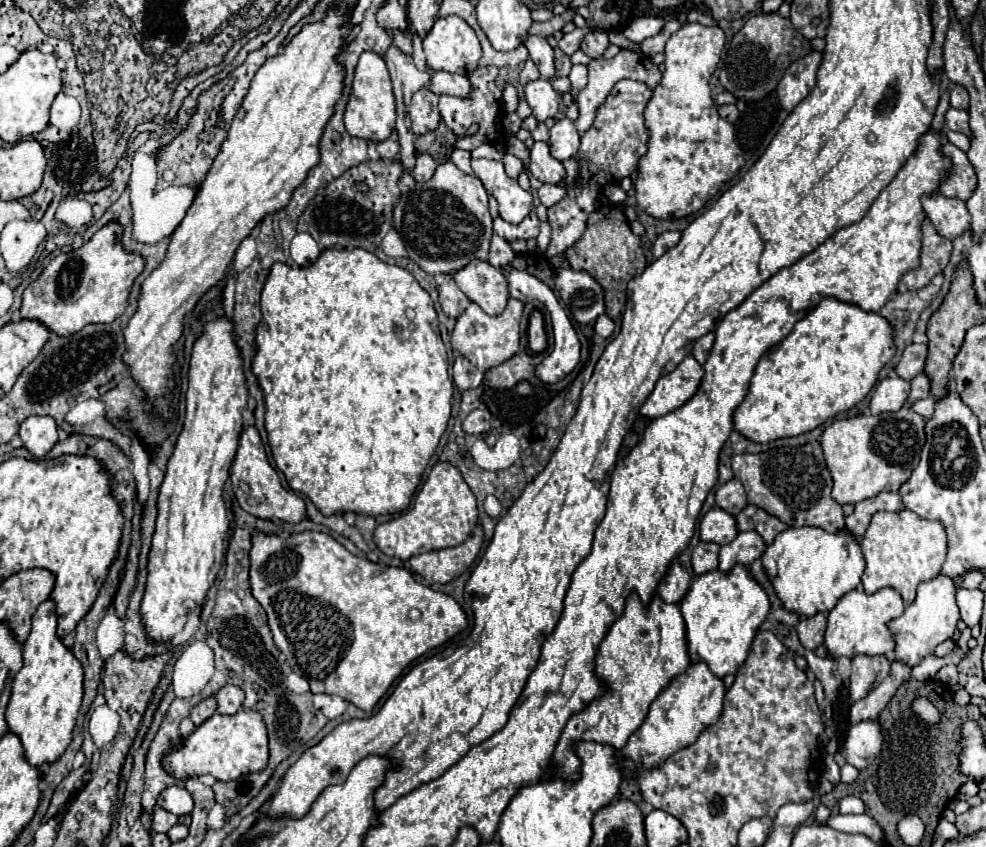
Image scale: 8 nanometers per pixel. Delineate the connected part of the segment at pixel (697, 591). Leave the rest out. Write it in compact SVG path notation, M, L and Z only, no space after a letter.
M736 564L728 572L712 570L698 576L680 602L680 610L686 622L690 660L708 662L710 670L720 678L724 678L726 674L734 674L744 664L748 646L752 646L752 638L756 636L760 622L768 618L770 608L772 606L768 594L752 578L748 566Z

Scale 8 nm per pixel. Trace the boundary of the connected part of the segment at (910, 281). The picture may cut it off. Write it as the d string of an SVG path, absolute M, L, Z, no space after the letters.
M928 218L922 222L922 252L920 252L920 266L914 270L908 270L904 274L904 282L910 290L924 288L936 274L940 274L946 264L950 262L952 252L952 240L936 234L936 228Z

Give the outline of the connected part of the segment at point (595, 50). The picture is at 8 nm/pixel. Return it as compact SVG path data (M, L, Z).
M590 30L590 32L584 34L584 38L582 38L582 42L580 42L580 50L582 50L584 54L588 54L590 58L600 58L608 44L610 44L610 42L608 42L606 32L594 32L594 30Z

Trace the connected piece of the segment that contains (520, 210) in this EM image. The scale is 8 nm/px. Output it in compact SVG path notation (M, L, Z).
M474 158L472 168L474 174L482 180L484 188L498 200L502 220L510 224L520 224L524 216L528 216L528 212L532 210L532 194L522 190L520 184L506 174L500 160Z

